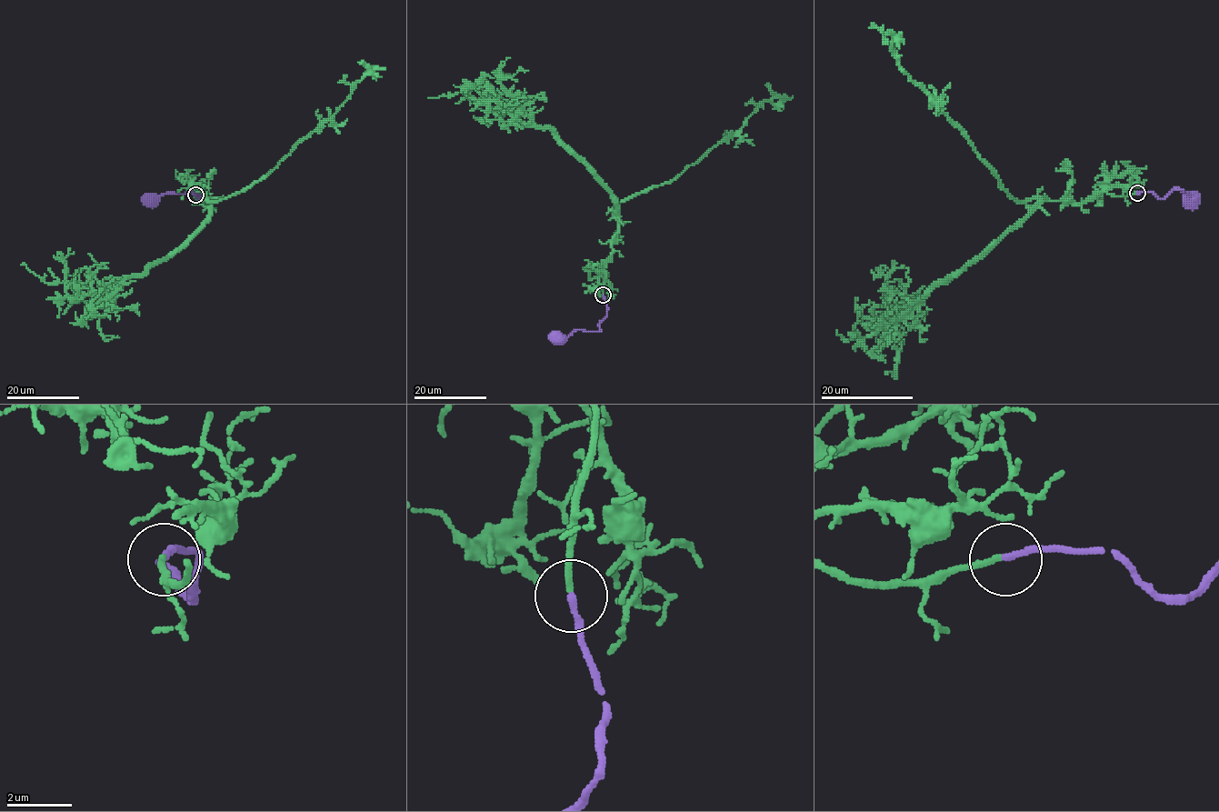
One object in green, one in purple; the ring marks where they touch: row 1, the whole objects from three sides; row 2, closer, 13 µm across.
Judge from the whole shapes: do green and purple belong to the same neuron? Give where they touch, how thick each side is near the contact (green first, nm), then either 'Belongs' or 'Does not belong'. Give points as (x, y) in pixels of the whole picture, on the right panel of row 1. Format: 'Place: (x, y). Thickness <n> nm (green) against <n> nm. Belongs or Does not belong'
Place: (1137, 193). Thickness 190 nm (green) against 200 nm. Belongs

